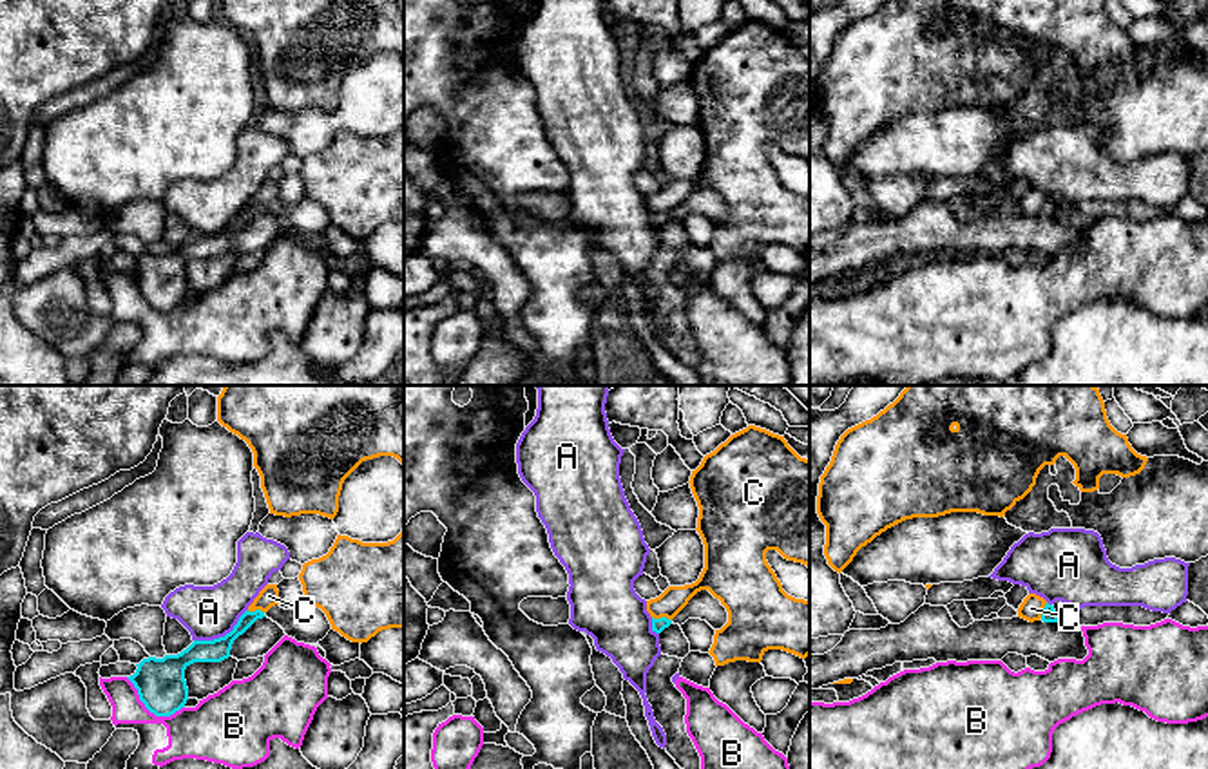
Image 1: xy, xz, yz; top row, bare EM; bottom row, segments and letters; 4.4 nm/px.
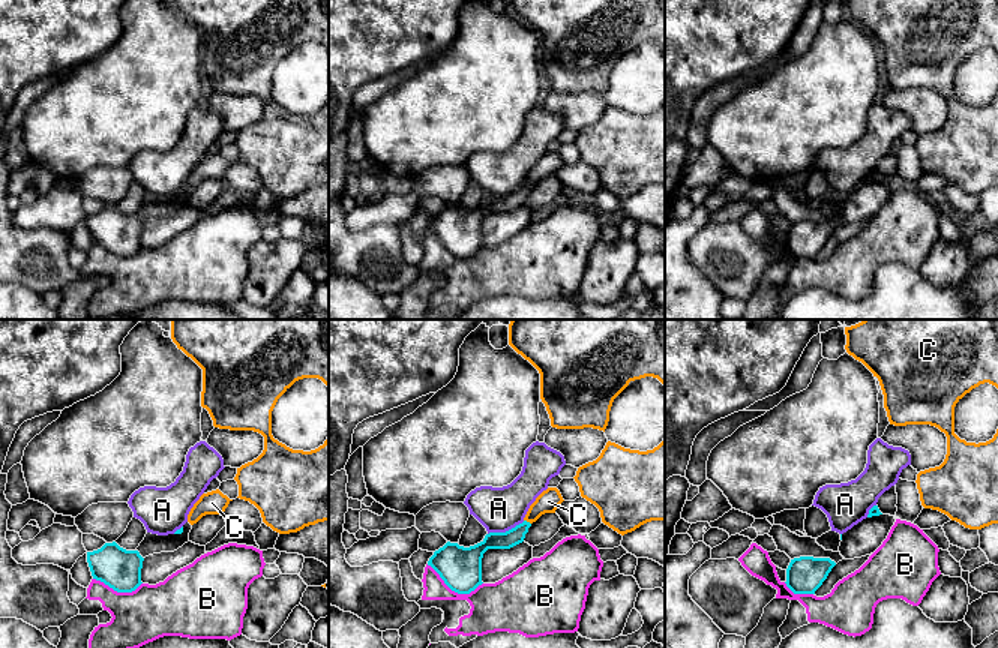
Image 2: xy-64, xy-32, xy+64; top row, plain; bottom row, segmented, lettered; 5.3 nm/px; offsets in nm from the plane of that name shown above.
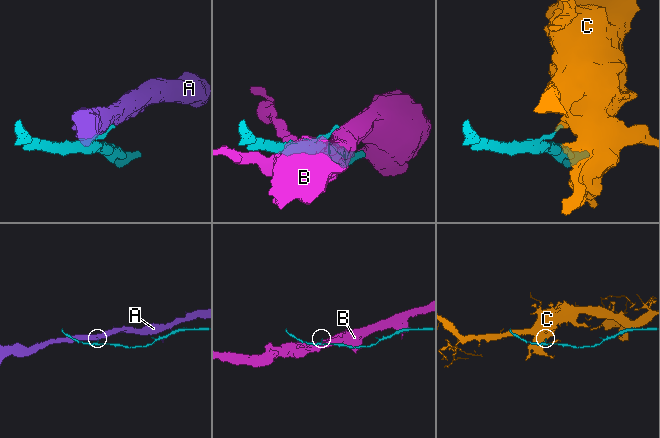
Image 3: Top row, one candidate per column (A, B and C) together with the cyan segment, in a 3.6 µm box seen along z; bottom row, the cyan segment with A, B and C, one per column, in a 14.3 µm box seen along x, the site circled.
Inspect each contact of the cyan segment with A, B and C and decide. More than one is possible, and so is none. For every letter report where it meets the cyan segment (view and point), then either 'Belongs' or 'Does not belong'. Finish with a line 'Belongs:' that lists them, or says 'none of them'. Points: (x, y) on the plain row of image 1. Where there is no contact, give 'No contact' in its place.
A: Touches cyan at xy (225, 230). Does not belong
B: Touches cyan at xy (151, 306). Does not belong
C: Touches cyan at xz (661, 212). Does not belong
Belongs: none of them

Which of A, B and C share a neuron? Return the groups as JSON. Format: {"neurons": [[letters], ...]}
{"neurons": [["A"], ["B"], ["C"]]}

